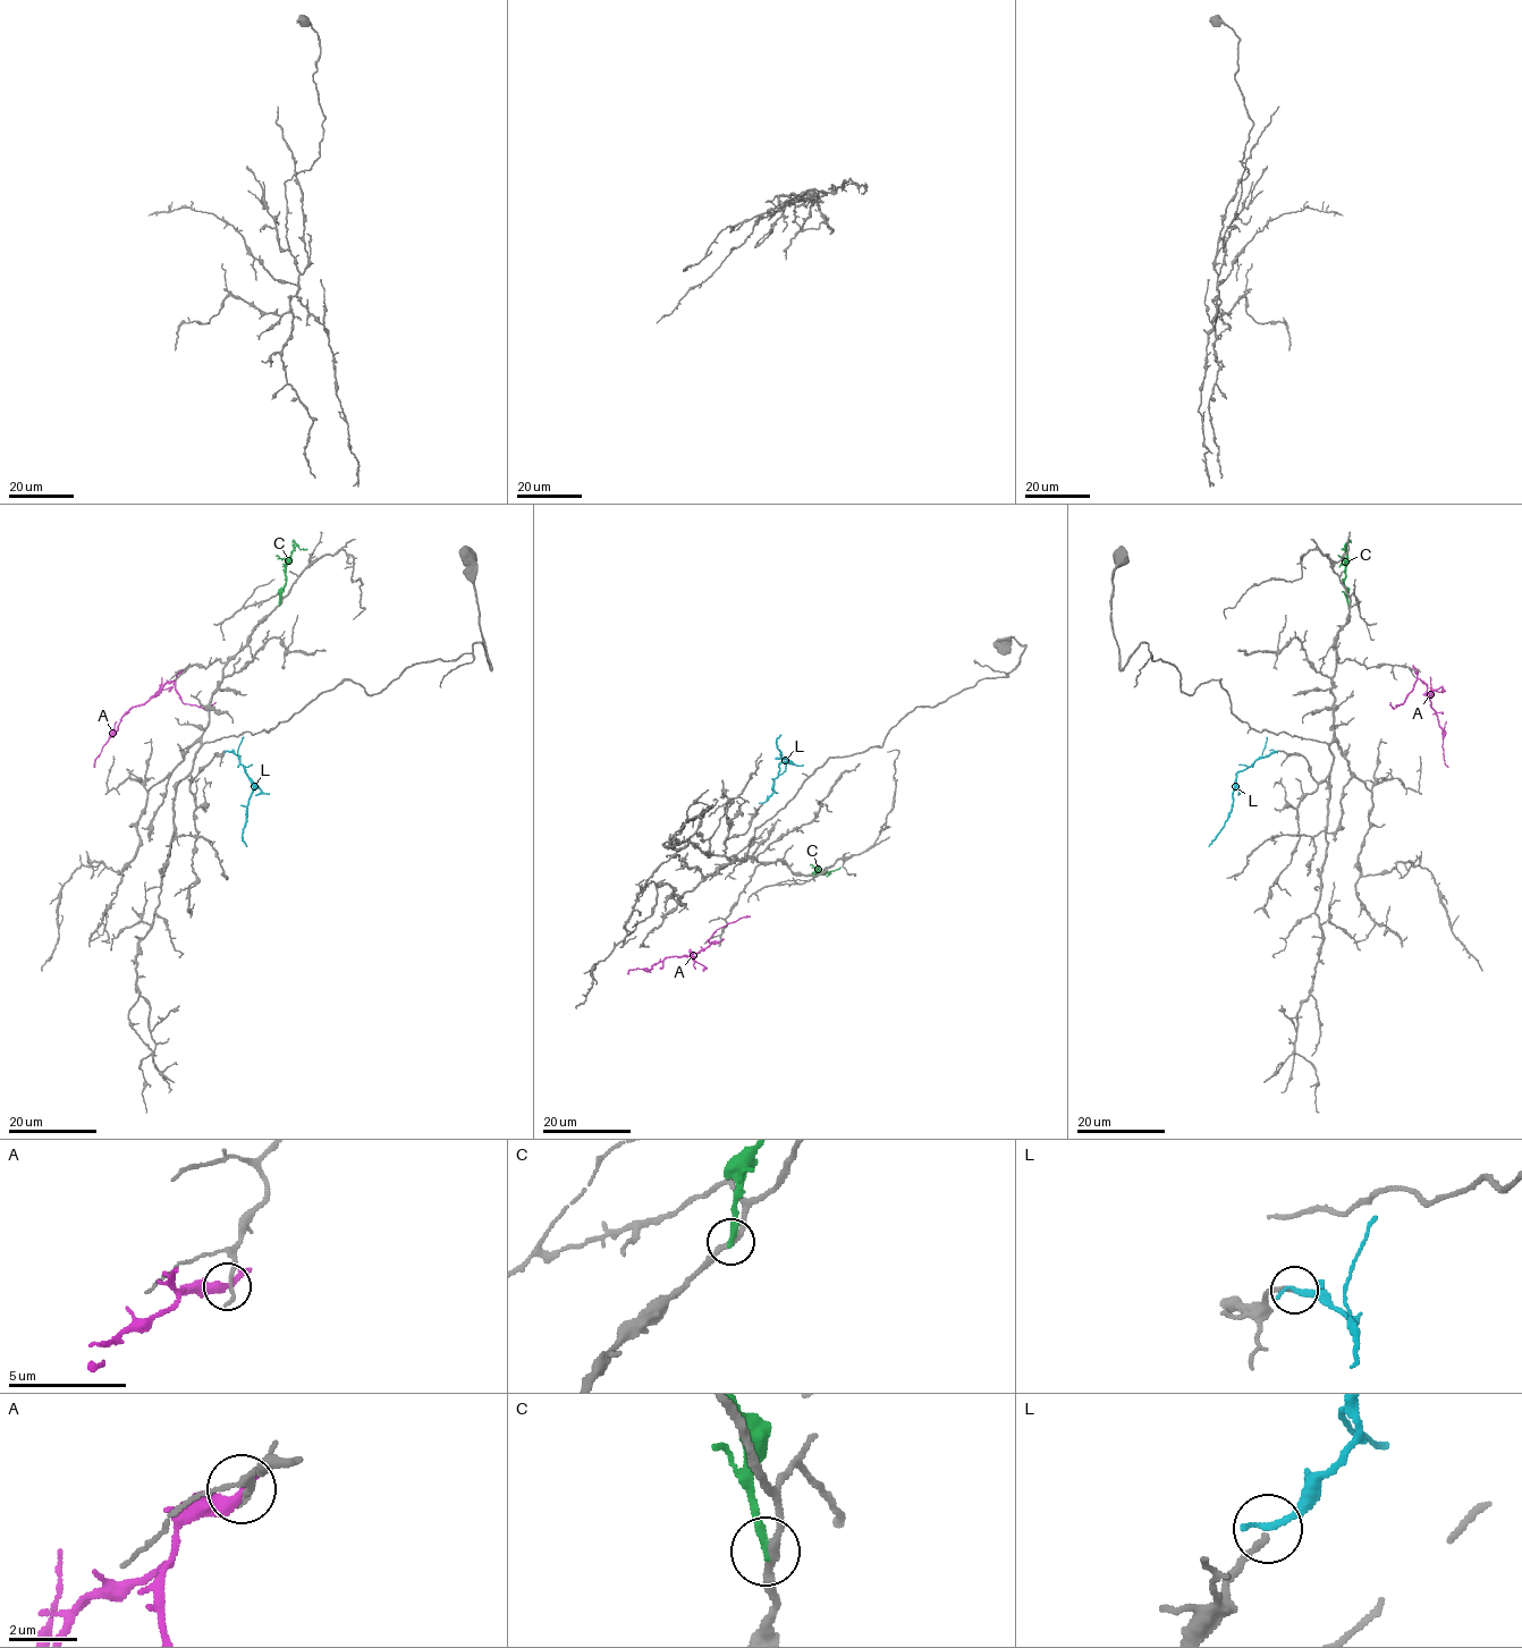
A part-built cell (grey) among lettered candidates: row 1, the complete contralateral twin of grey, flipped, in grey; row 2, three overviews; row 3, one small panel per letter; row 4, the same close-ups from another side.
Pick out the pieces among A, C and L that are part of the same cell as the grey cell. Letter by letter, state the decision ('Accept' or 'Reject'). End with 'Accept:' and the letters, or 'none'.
A: Reject
C: Reject
L: Accept
Accept: L

